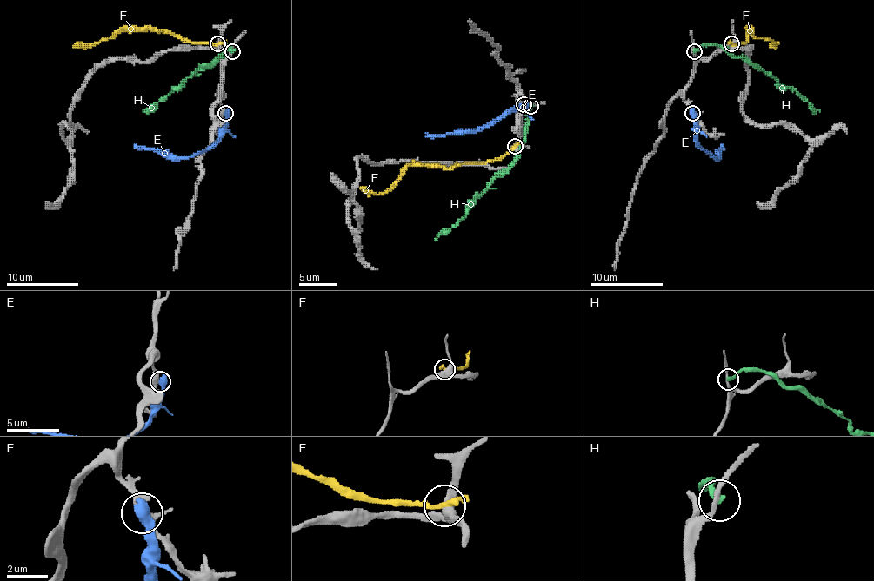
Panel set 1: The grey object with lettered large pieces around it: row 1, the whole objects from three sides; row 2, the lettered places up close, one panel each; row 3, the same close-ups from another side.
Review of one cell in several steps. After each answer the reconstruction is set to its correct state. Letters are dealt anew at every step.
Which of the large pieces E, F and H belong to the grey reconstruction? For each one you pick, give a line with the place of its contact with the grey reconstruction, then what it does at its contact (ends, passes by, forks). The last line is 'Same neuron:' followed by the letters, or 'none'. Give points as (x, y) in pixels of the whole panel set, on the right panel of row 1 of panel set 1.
Same neuron: none

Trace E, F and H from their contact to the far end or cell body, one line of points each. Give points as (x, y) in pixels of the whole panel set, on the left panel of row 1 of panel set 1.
E: (226, 114), (226, 129), (190, 156), (172, 156), (134, 144)
F: (216, 43), (181, 40), (156, 29), (117, 30), (110, 38), (103, 38), (94, 43), (78, 43), (73, 47)
H: (233, 50), (230, 45), (223, 56), (193, 72), (183, 85), (176, 87), (143, 112)

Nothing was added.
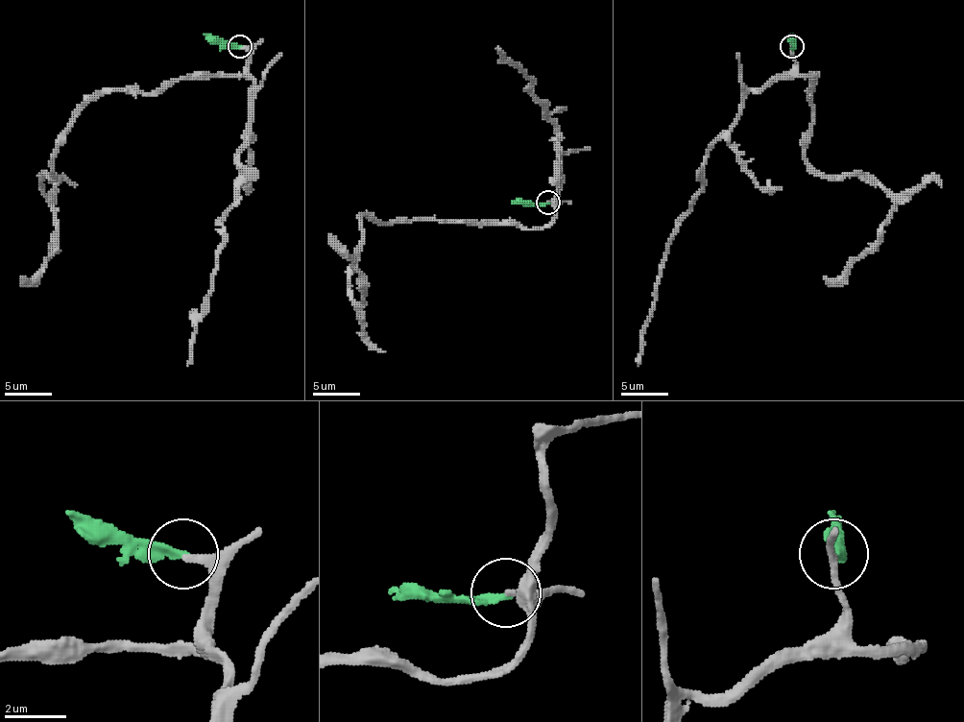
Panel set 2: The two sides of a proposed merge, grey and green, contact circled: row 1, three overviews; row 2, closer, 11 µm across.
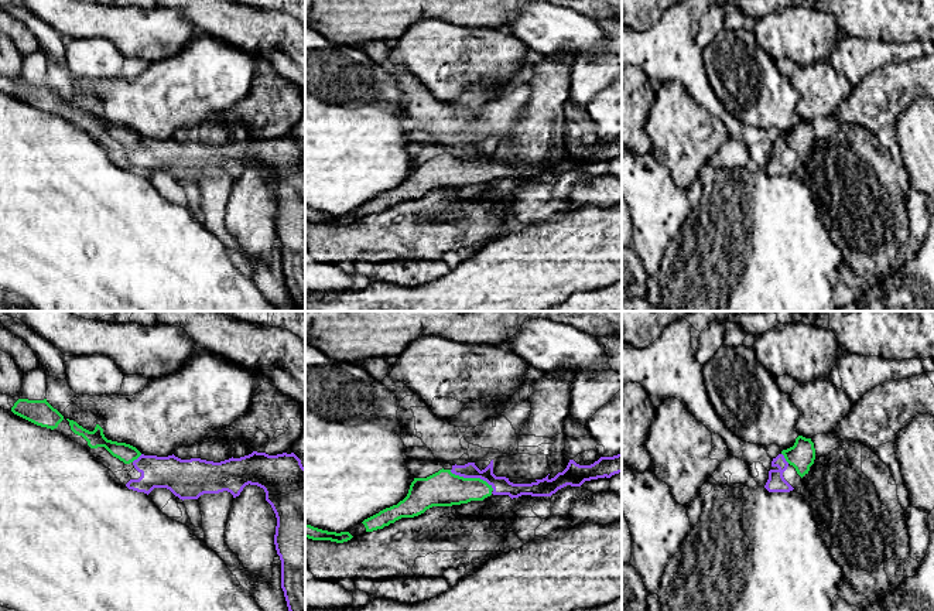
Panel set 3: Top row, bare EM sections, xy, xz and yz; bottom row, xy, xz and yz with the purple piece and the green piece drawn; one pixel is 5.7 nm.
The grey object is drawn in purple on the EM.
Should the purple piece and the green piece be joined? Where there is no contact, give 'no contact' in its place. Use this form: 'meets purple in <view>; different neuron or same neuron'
meets purple in xz; same neuron

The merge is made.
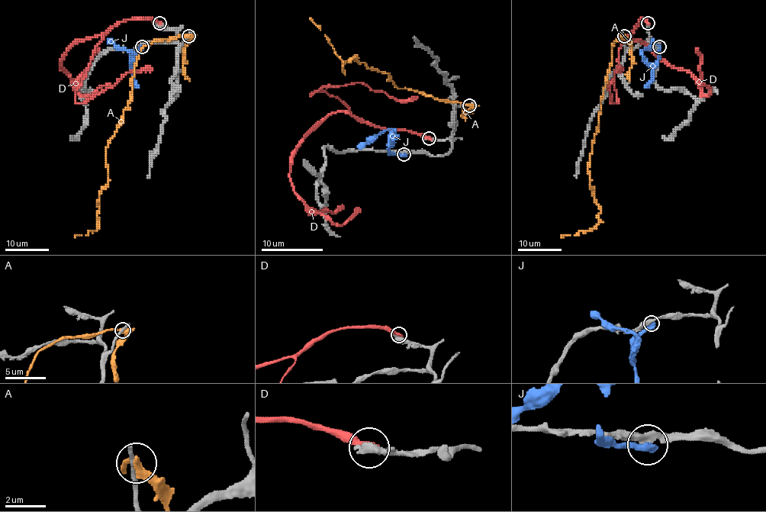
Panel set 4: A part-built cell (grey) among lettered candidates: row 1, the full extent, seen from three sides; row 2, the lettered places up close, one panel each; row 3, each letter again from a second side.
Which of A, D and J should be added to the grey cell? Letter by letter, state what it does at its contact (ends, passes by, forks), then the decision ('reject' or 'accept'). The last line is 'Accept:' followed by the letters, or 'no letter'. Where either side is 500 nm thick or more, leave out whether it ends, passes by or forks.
A: it forks | reject
D: reject
J: it ends | reject
Accept: no letter

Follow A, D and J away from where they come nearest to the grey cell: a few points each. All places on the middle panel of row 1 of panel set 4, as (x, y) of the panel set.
A: (470, 105), (396, 87), (388, 73), (354, 59), (355, 55), (342, 66), (343, 72), (326, 36), (309, 17)
D: (428, 138), (360, 122), (325, 90), (309, 94), (328, 87), (362, 82), (397, 99), (417, 96)
J: (403, 155), (390, 153), (393, 132), (388, 130), (374, 135), (357, 147)

